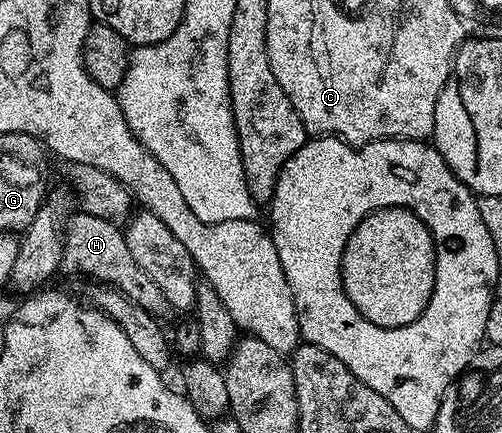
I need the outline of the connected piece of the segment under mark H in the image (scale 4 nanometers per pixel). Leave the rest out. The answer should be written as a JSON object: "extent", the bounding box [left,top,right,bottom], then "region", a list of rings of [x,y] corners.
{"extent":[61,213,171,316],"region":[[[84,213],[70,215],[69,222],[65,225],[61,266],[66,272],[69,270],[77,275],[90,275],[90,280],[121,291],[135,305],[141,306],[153,316],[170,314],[171,308],[167,297],[163,297],[163,289],[159,289],[159,285],[155,285],[155,281],[147,277],[143,265],[135,262],[131,249],[127,249],[124,230],[112,219]]]}

